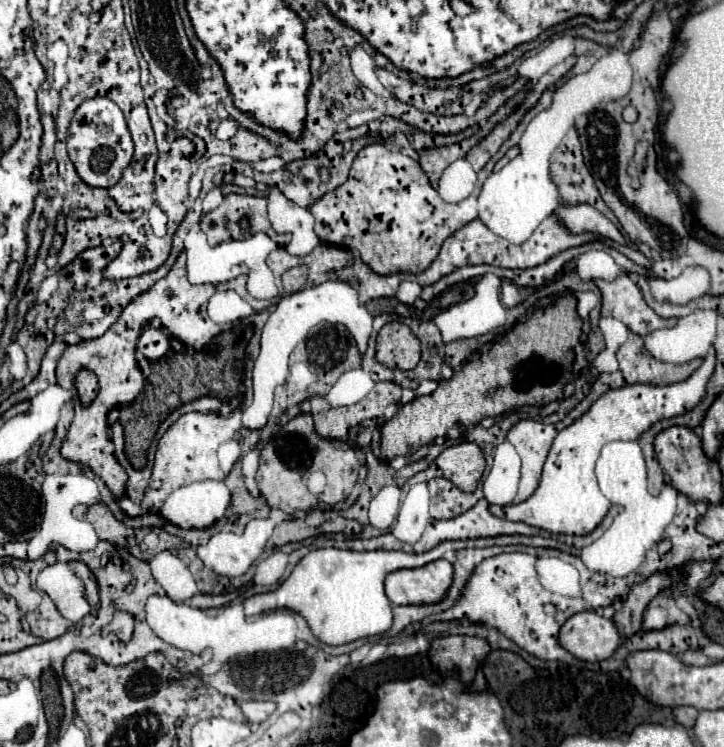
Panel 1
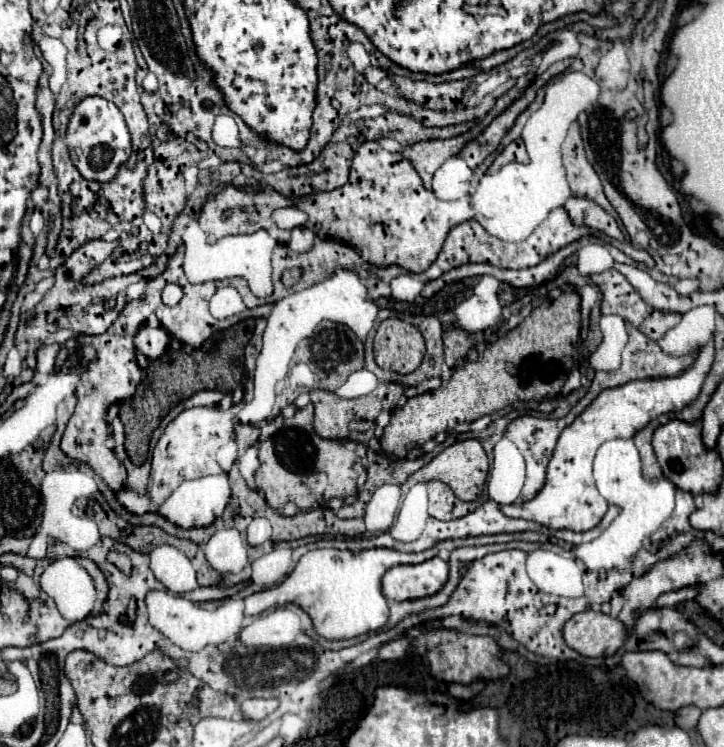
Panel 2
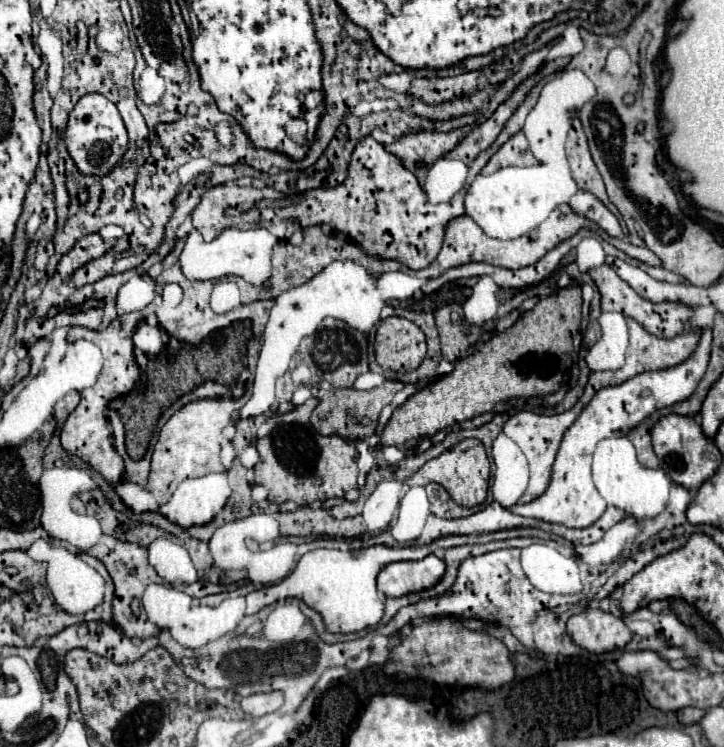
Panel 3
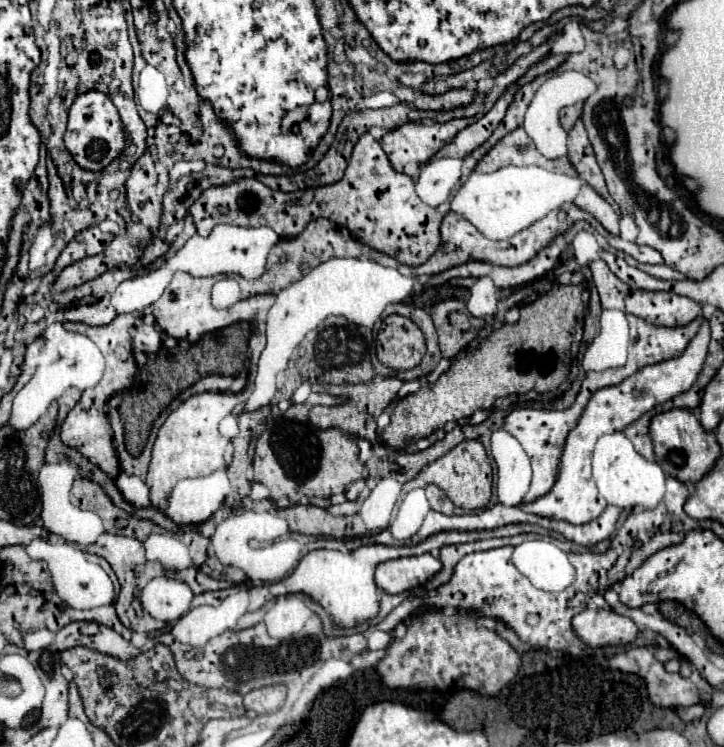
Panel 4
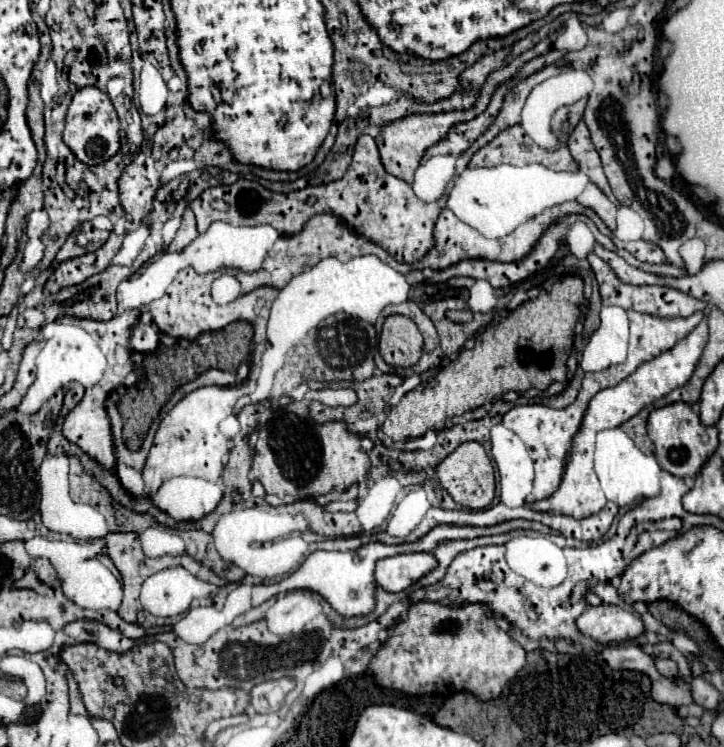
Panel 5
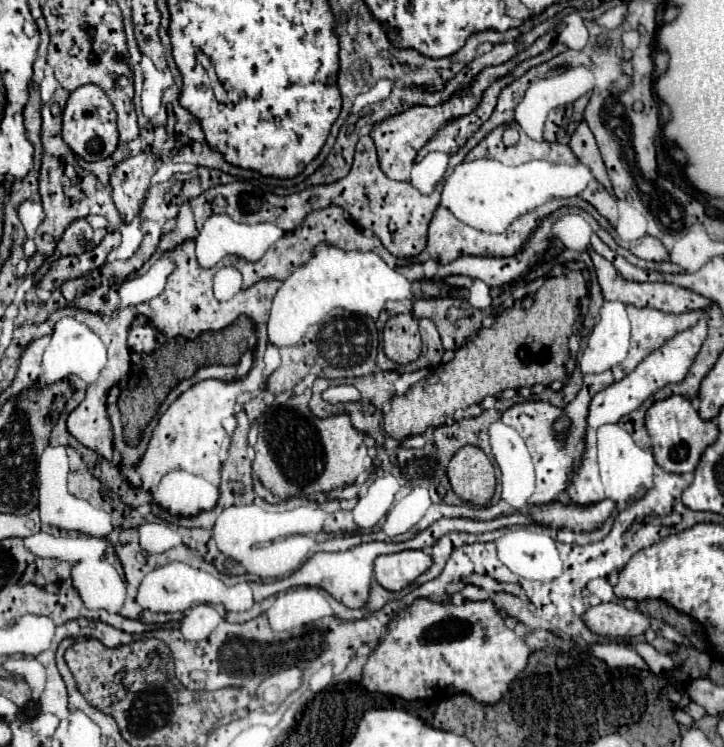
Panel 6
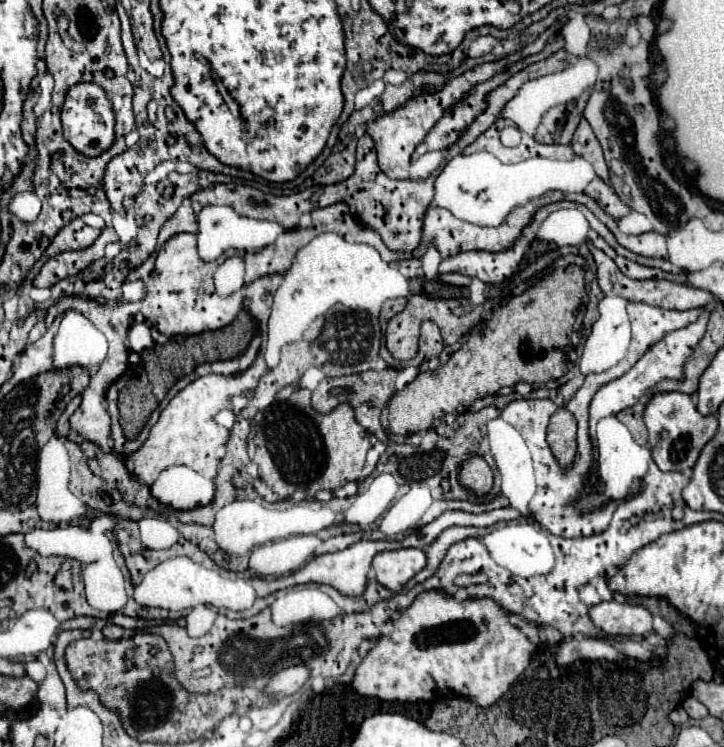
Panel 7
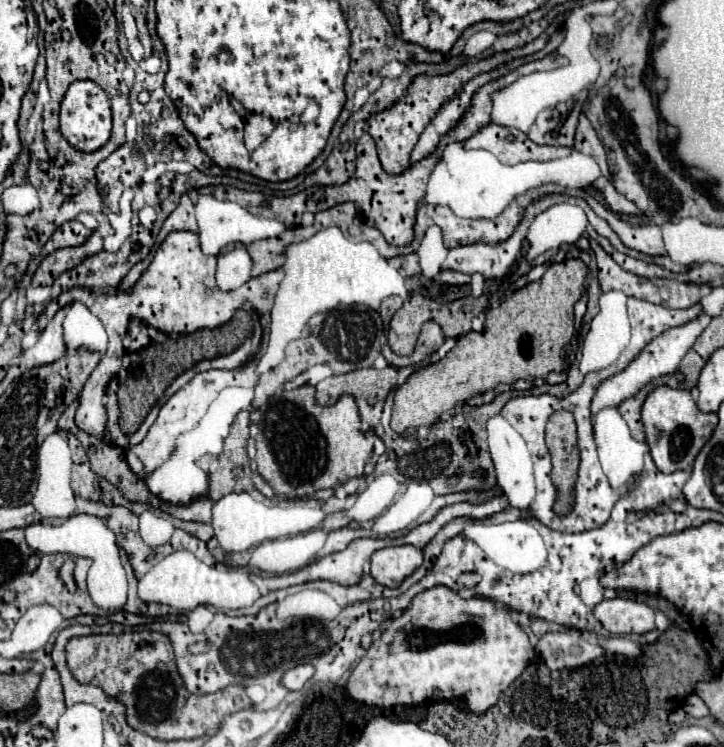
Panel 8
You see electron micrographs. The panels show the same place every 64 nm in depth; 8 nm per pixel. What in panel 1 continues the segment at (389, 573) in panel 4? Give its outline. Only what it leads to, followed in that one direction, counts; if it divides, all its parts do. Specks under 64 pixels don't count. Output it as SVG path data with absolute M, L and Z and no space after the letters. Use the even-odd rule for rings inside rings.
M446 560L430 562L422 568L398 570L386 578L386 594L396 606L436 604L452 586L452 564Z

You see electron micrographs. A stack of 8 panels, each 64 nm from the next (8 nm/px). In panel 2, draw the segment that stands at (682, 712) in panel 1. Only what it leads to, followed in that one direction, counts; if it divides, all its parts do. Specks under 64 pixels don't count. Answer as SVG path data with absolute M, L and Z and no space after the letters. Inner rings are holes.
M684 706L684 708L678 708L676 710L676 718L674 720L676 720L676 724L680 728L692 730L692 728L696 728L700 714L702 714L700 708L696 708L696 706Z

